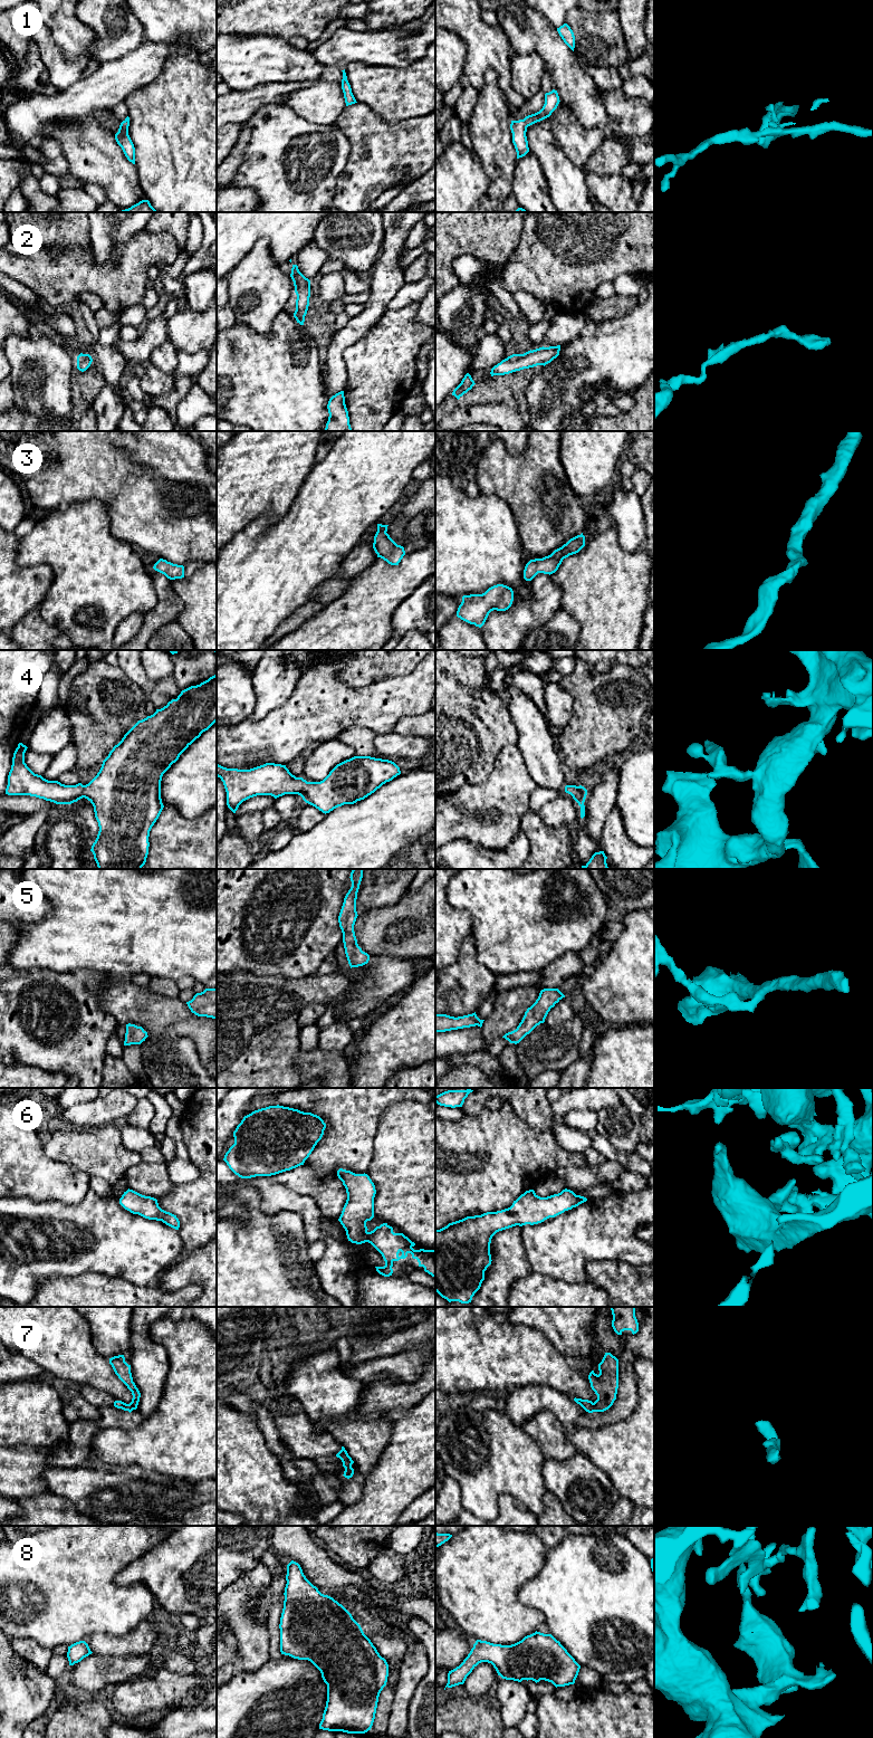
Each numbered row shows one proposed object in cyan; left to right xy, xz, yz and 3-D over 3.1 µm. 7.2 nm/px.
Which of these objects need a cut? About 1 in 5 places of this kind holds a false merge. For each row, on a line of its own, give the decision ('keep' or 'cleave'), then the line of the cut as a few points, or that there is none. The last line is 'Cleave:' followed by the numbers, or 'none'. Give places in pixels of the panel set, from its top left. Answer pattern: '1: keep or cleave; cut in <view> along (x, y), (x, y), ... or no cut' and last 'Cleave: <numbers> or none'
1: keep; no cut
2: keep; no cut
3: keep; no cut
4: keep; no cut
5: keep; no cut
6: keep; no cut
7: keep; no cut
8: keep; no cut
Cleave: none

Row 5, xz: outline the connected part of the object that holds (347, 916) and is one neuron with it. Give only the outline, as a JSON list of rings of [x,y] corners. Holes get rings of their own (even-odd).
[[[353,869],[349,878],[352,881],[352,887],[344,898],[338,916],[338,923],[343,933],[345,954],[352,968],[367,964],[370,961],[370,955],[363,952],[358,946],[354,932],[354,925],[358,916],[356,911],[356,899],[363,878],[363,869]]]

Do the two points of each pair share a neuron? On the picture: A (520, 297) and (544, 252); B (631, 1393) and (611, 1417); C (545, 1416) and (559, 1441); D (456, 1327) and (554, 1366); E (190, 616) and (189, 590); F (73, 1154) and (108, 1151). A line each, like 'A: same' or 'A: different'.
A: different
B: same
C: same
D: same
E: same
F: same

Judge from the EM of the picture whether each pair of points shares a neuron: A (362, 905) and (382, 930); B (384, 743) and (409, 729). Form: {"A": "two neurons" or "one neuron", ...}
{"A": "two neurons", "B": "two neurons"}

